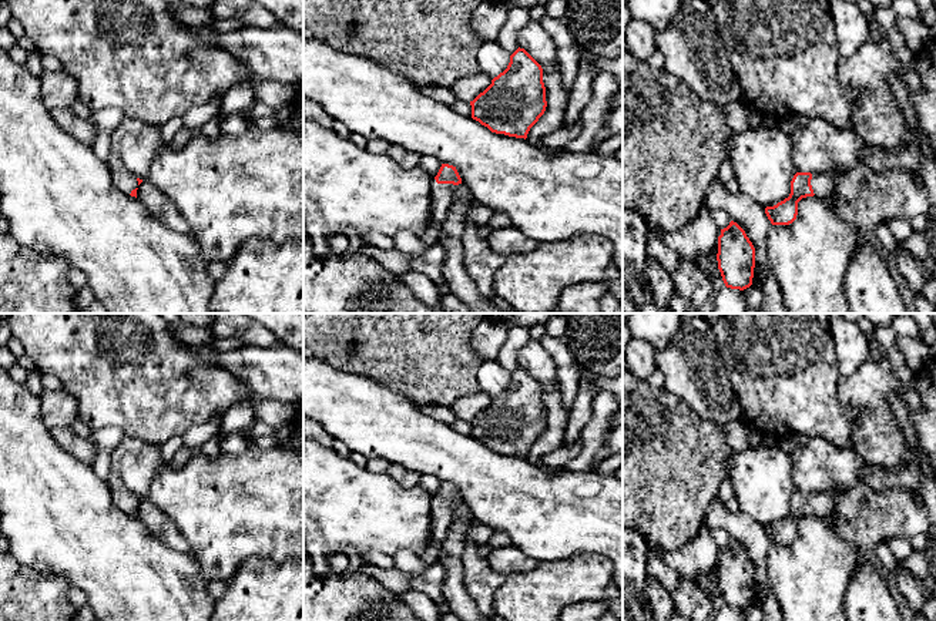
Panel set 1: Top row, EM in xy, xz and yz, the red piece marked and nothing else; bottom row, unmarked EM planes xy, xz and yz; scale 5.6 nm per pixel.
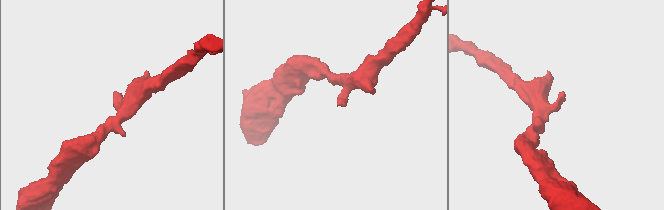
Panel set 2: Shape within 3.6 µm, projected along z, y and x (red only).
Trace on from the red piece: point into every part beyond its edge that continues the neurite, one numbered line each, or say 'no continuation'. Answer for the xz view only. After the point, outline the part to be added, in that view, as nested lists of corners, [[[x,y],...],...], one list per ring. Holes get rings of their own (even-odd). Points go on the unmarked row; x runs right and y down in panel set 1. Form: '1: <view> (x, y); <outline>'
1: xz (442, 513); [[[432,499],[432,534],[425,550],[417,554],[419,558],[432,564],[437,560],[439,548],[444,541],[450,526],[454,521],[454,507],[453,503],[437,503],[436,499]]]

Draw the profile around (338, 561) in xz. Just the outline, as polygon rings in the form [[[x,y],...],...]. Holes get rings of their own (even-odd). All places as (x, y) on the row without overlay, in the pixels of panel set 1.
[[[331,553],[328,555],[328,563],[331,570],[336,573],[348,570],[348,565],[349,565],[349,560],[346,558],[343,553]]]

